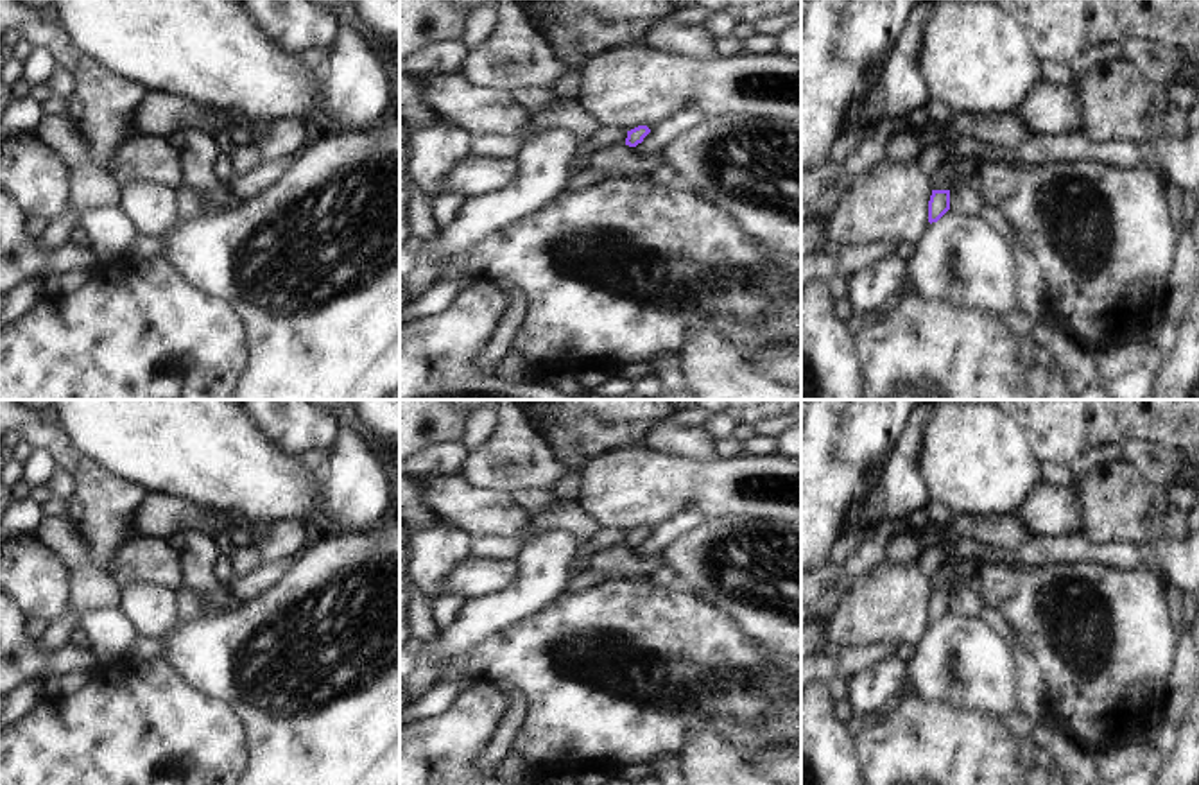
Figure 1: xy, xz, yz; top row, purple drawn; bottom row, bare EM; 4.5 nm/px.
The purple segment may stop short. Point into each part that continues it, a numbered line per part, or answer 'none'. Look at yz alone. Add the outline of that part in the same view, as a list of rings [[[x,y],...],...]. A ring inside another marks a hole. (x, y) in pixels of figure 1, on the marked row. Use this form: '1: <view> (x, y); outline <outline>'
none

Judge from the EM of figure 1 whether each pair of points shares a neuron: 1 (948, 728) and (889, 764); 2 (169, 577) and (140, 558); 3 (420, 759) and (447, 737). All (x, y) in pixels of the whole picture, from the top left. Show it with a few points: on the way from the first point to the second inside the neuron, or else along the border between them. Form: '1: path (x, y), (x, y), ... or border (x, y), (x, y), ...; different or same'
1: path (934, 742), (904, 750); same
2: path (162, 570), (153, 561), (147, 561); same
3: path (427, 757), (439, 744); same

